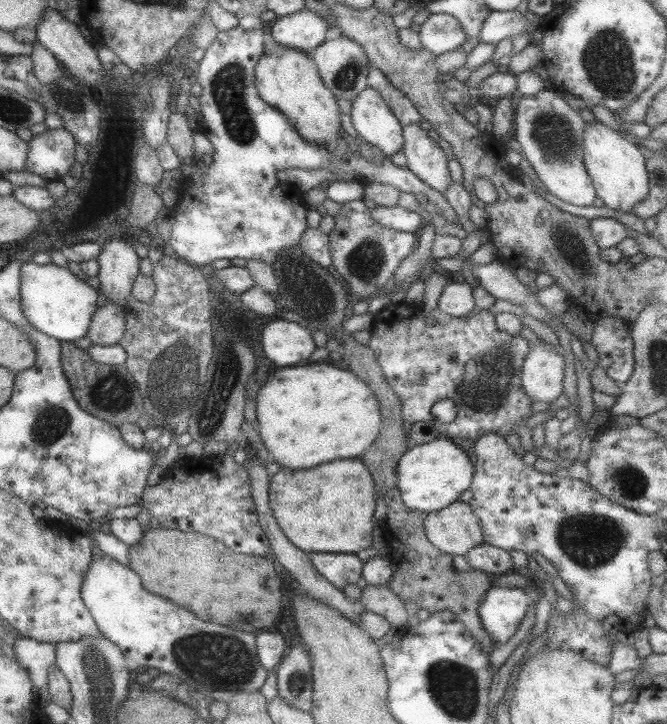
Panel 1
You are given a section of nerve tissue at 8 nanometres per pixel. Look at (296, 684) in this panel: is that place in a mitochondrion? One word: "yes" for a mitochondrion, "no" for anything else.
yes

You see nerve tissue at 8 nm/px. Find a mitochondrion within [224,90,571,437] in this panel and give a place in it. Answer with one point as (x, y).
(484, 386)

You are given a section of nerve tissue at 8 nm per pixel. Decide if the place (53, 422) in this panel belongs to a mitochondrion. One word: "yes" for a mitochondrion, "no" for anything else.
yes

